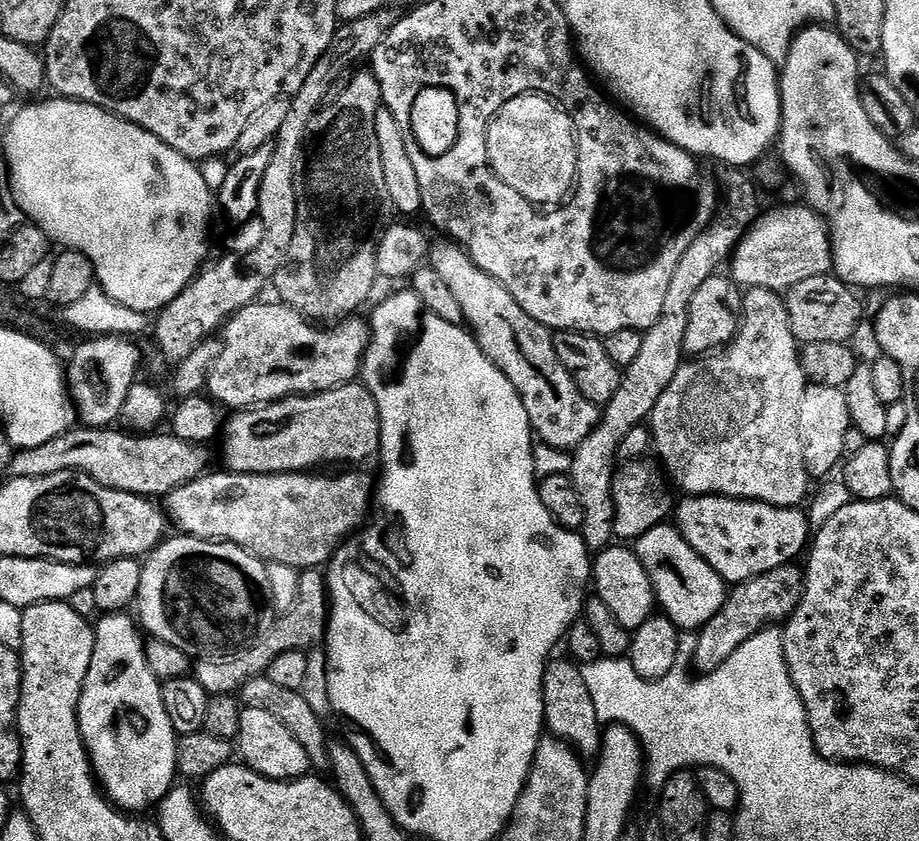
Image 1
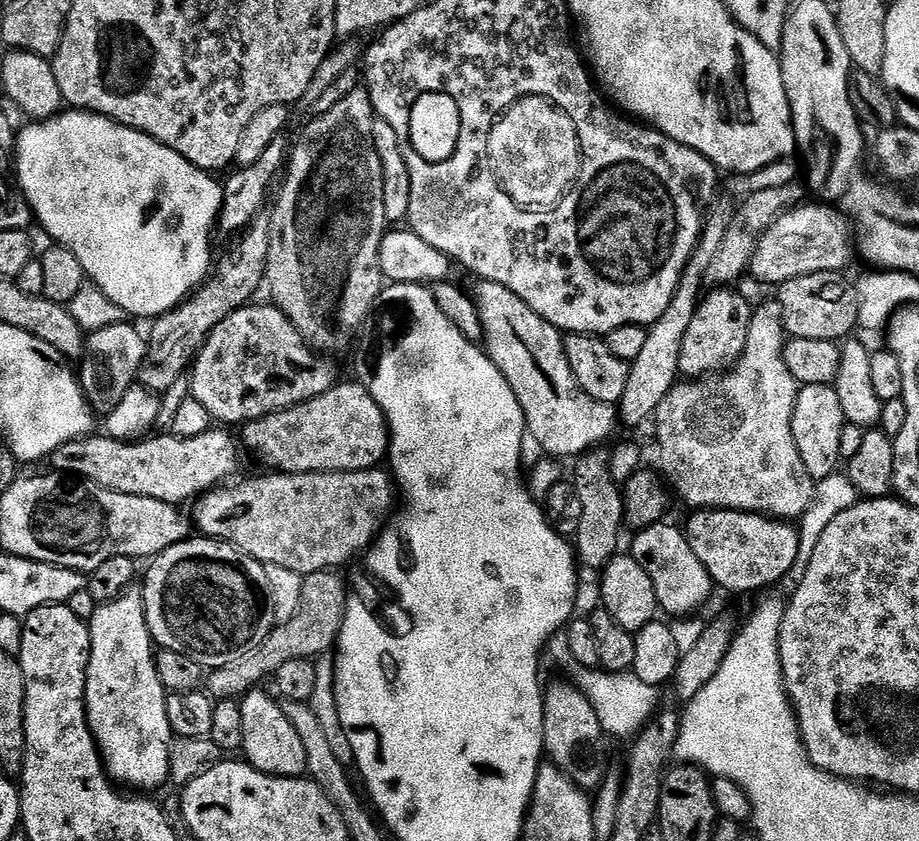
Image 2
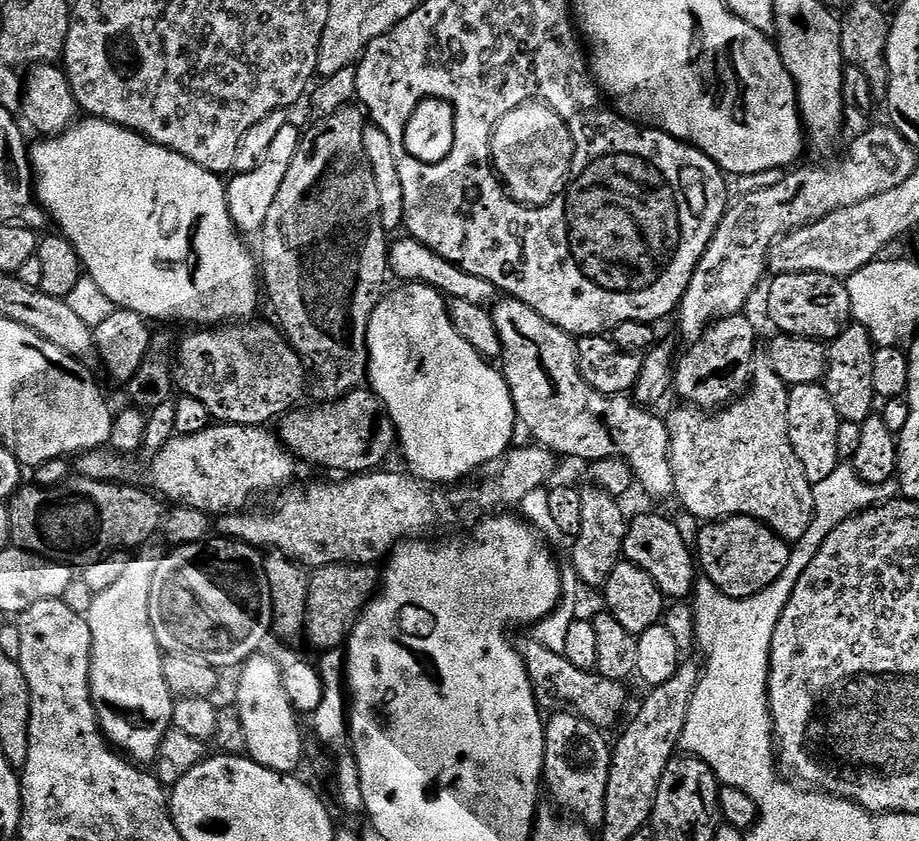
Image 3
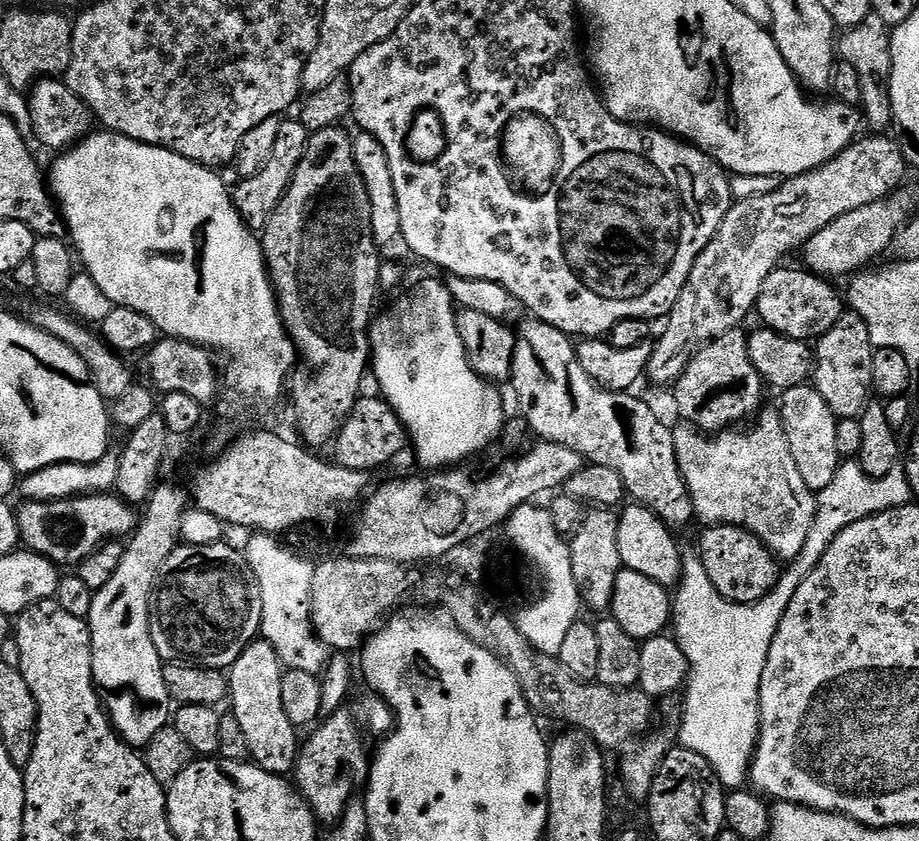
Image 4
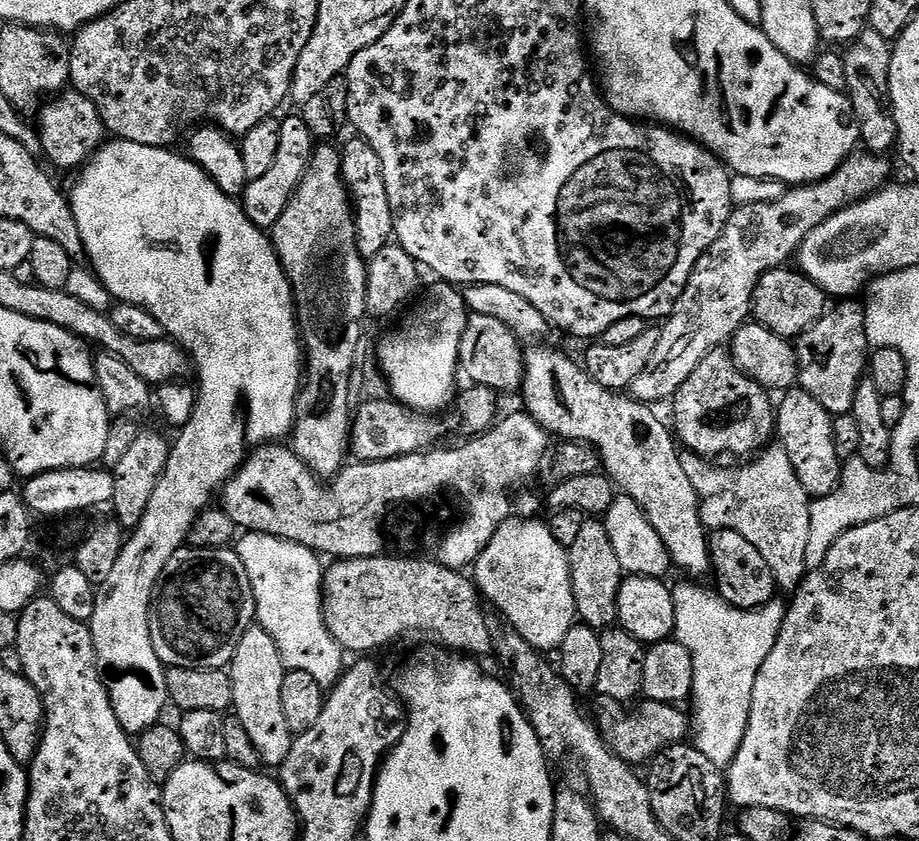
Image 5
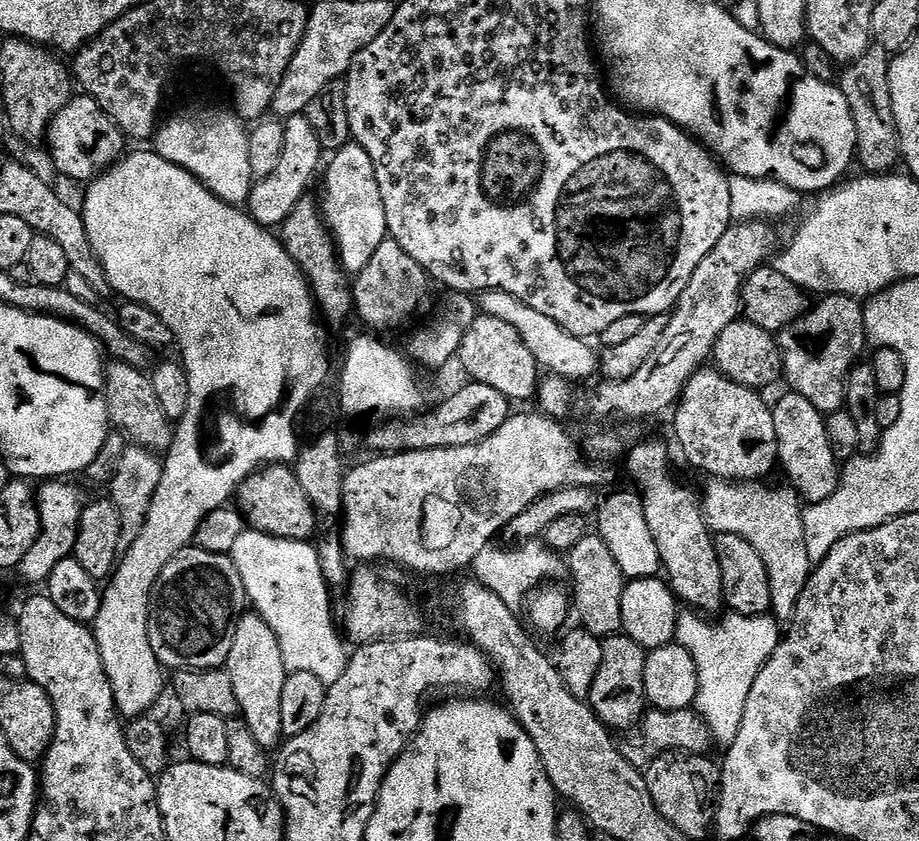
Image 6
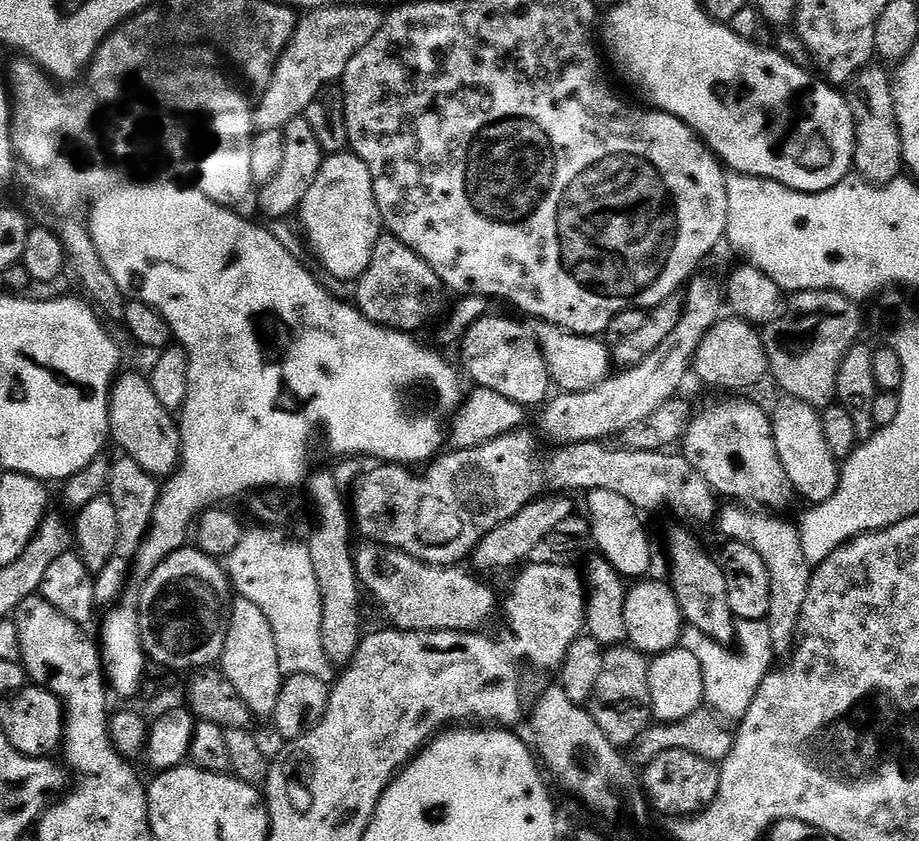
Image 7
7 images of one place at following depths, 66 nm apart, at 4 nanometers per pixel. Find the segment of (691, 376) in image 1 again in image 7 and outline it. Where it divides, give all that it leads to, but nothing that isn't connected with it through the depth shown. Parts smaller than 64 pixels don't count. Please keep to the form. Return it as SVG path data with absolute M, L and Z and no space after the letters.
M728 502L719 509L718 525L724 538L750 546L750 550L755 550L762 557L762 562L766 562L766 570L770 570L770 610L767 619L770 642L773 653L784 658L797 643L802 606L806 603L806 590L810 590L814 568L809 553L802 550L799 527L780 516L783 515L749 510L735 502Z

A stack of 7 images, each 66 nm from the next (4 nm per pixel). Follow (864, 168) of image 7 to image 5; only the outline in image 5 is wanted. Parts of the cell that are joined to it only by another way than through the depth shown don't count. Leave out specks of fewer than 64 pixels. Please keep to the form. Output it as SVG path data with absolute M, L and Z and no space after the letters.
M871 26L865 28L864 33L860 35L859 40L847 45L846 51L843 53L844 65L846 66L846 84L848 86L847 98L852 103L852 109L856 115L856 121L860 127L860 144L863 145L869 153L888 154L892 148L897 147L900 135L898 134L898 126L894 118L894 110L892 109L892 100L888 97L890 90L890 58L892 57L893 45L886 38L882 38L882 34L878 34L878 30L874 30Z

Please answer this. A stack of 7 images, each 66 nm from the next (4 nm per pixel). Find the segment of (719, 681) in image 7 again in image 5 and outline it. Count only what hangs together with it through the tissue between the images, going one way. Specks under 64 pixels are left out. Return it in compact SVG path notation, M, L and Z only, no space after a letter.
M684 583L688 584L675 585L672 588L676 615L674 639L682 646L686 646L686 650L690 650L694 662L694 682L690 697L690 724L694 729L694 747L702 754L706 754L710 762L724 770L738 754L738 746L742 746L742 738L750 722L750 698L754 694L754 678L758 678L758 670L762 670L766 654L774 650L774 642L784 621L786 604L785 601L780 601L780 598L773 598L769 604L763 604L761 608L735 608L727 604L719 592L711 587L703 588L700 585L703 583Z

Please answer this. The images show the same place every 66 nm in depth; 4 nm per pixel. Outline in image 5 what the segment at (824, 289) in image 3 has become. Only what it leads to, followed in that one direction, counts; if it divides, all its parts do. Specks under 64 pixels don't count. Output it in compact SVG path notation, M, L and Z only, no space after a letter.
M783 266L762 275L753 292L751 315L755 323L766 326L766 330L785 338L795 338L820 321L829 307L830 298L818 285L795 267Z

